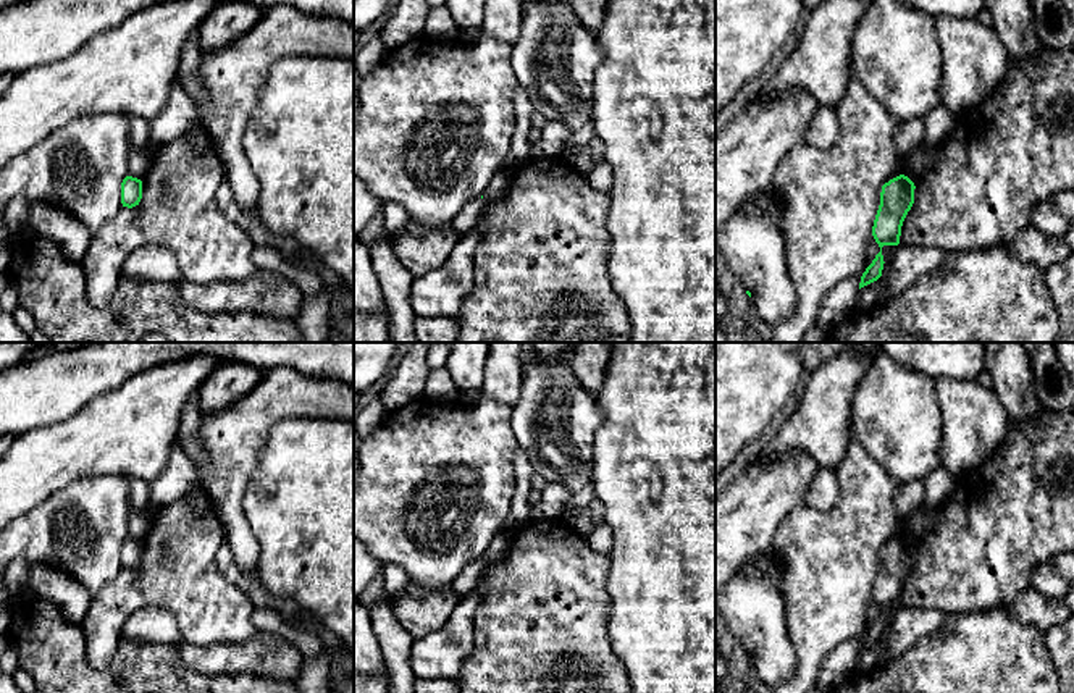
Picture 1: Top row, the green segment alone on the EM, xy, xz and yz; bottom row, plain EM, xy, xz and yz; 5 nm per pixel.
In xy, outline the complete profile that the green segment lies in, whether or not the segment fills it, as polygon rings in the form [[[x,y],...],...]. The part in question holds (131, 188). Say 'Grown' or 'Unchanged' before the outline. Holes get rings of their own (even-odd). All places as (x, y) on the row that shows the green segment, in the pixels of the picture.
Unchanged. [[[126,176],[121,183],[121,204],[132,208],[139,205],[142,199],[142,181],[132,176]]]

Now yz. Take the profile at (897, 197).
Unchanged. [[[900,174],[882,186],[880,205],[874,220],[872,236],[880,247],[861,276],[859,289],[877,281],[883,270],[883,246],[898,246],[903,221],[914,204],[914,183]]]

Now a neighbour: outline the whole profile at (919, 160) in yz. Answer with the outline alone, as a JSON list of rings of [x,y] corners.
[[[922,144],[919,149],[911,152],[906,157],[906,165],[904,165],[904,176],[909,179],[919,178],[924,171],[927,171],[937,157],[937,145],[925,145]]]

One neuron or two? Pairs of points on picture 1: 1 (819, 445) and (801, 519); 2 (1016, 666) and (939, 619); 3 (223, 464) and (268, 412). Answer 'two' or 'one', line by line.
1: two
2: two
3: one

